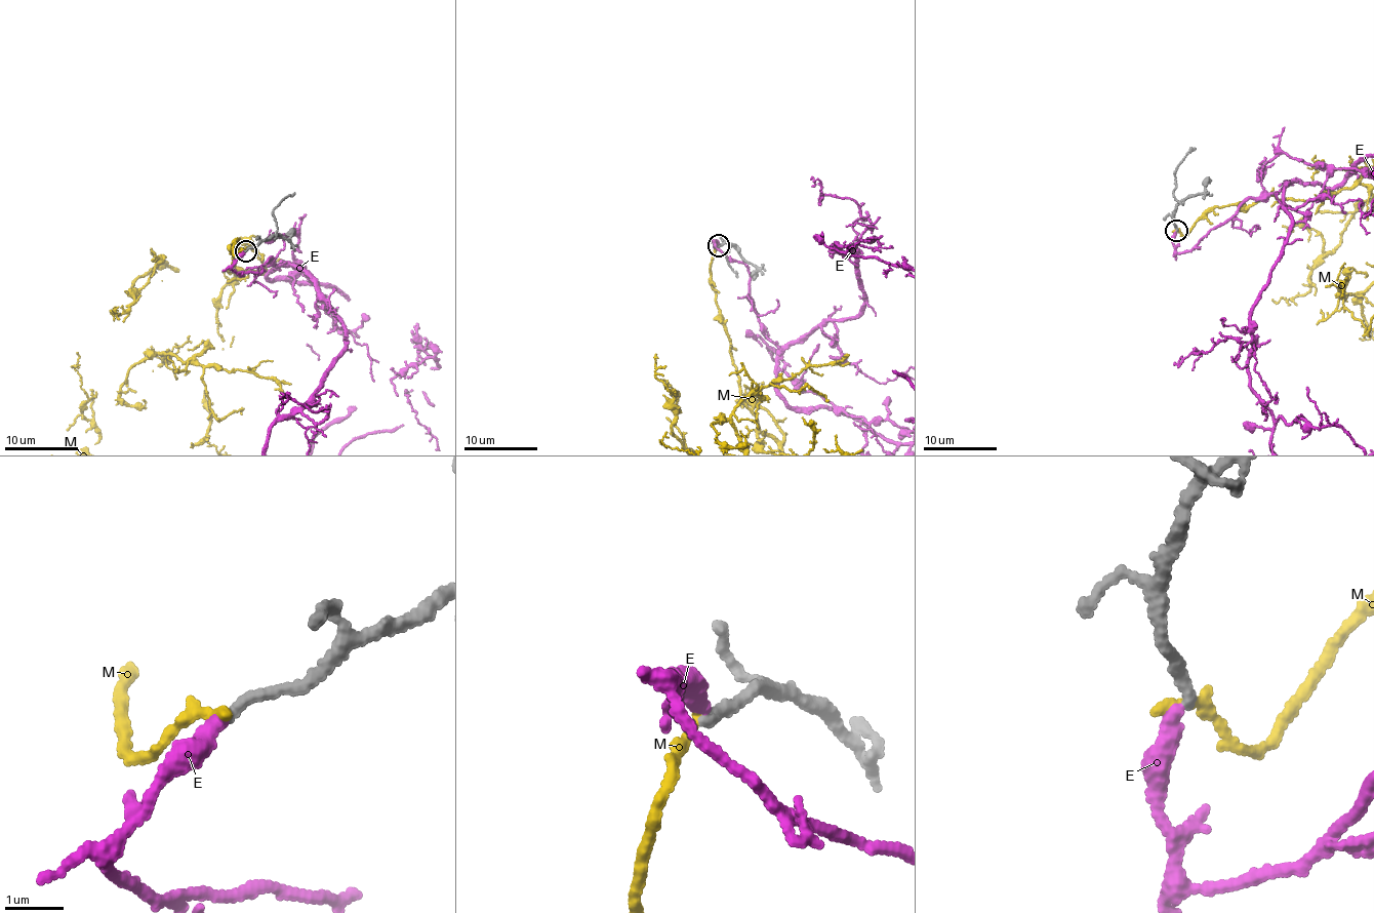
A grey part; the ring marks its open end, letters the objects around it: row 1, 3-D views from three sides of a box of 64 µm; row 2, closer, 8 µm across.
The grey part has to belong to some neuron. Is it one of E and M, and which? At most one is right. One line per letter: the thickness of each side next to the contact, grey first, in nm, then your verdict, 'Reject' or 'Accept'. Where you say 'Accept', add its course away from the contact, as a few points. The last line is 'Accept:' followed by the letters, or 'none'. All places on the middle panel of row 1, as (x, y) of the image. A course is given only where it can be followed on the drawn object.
E: Thickness 190 nm (grey) against 320 nm. Accept
M: Thickness 190 nm (grey) against 200 nm. Reject
Accept: E

